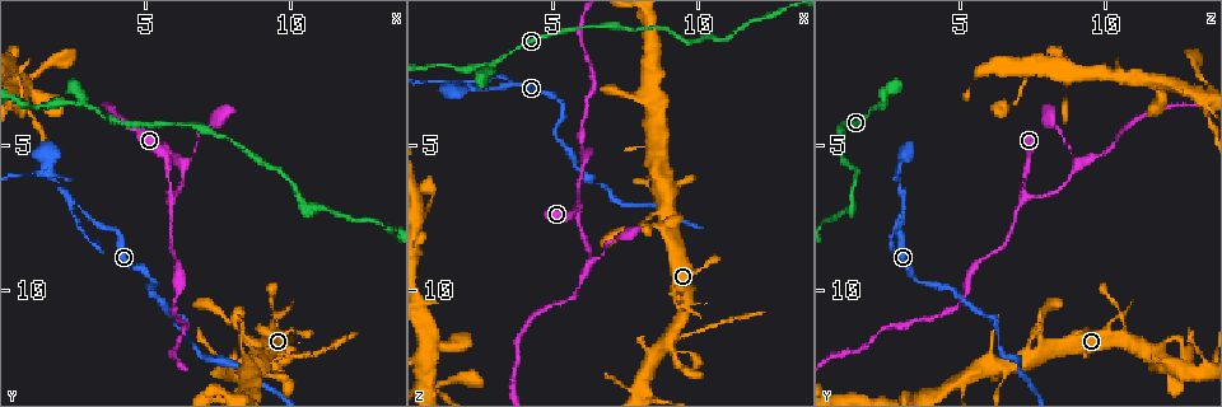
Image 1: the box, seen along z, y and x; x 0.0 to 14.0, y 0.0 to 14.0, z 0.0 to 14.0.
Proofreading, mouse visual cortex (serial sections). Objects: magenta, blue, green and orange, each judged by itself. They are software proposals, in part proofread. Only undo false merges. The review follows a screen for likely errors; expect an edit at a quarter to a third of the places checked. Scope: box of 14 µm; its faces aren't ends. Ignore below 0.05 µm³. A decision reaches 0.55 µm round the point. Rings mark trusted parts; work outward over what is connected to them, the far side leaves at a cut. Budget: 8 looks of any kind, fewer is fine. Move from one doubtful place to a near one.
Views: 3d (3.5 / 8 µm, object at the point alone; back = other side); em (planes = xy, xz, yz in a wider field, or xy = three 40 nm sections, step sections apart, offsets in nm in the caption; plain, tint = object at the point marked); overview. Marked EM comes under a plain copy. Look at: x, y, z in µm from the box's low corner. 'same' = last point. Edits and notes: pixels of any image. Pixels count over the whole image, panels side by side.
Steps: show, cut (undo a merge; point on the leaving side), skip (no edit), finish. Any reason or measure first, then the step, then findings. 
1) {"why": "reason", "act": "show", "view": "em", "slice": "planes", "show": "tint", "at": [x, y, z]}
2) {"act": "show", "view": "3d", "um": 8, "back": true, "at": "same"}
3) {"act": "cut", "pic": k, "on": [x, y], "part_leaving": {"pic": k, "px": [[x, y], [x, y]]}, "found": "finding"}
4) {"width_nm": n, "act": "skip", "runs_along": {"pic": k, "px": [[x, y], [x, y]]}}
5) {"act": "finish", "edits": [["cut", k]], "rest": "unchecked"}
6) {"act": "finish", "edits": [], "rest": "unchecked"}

{"why": "thick turns thin", "act": "show", "view": "3d", "um": 3.5, "at": [1.6, 5.9, 3.0]}

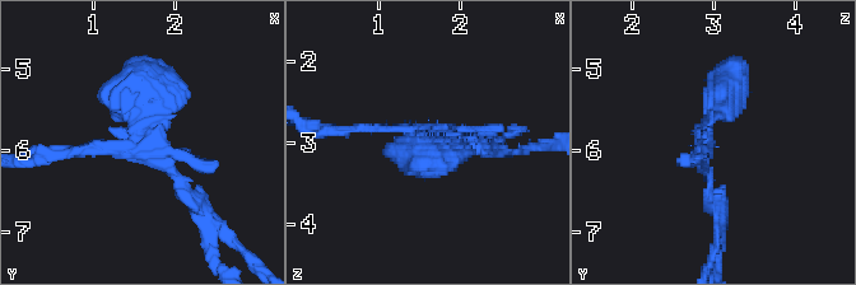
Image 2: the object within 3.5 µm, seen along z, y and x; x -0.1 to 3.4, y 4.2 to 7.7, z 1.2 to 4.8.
{"why": "need the tissue", "act": "show", "view": "em", "slice": "xy", "step": 5, "show": "tint", "at": [1.65, 5.95, 2.90]}

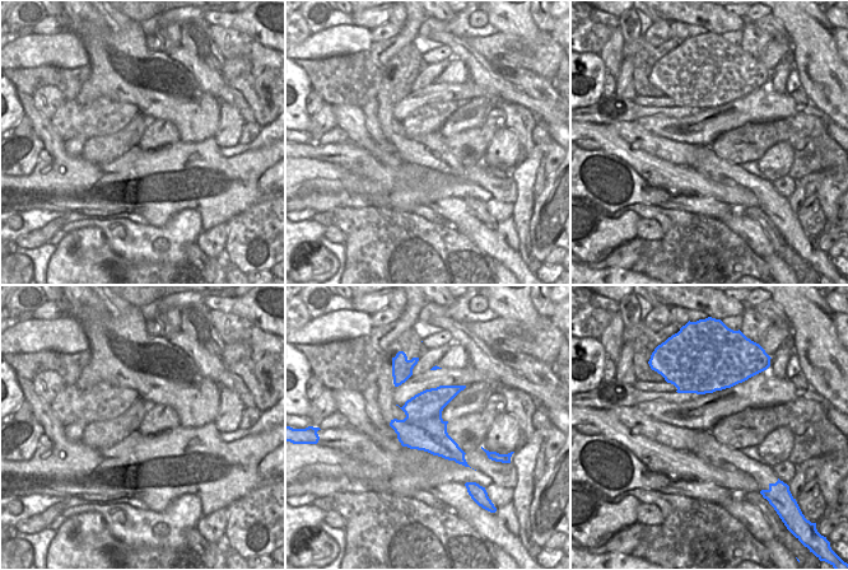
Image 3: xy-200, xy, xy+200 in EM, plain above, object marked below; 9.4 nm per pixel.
{"act": "cut", "pic": 2, "on": [163, 117], "part_leaving": {"pic": 2, "px": [[201, 206], [143, 148], [143, 117]]}, "found": "two cells meet here"}

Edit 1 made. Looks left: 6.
{"why": "three-way junction", "act": "show", "view": "3d", "um": 3.5, "back": true, "at": [3.1, 3.7, 2.1]}

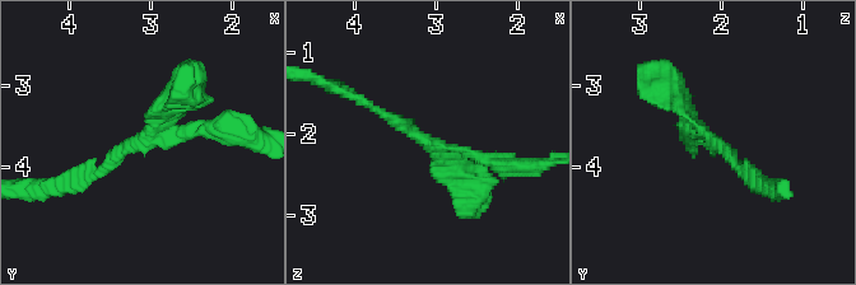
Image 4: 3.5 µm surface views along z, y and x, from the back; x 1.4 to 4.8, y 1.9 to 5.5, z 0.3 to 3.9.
{"why": "need the tissue", "act": "show", "view": "em", "slice": "xy", "step": 3, "show": "tint", "at": [3.00, 3.70, 2.15]}

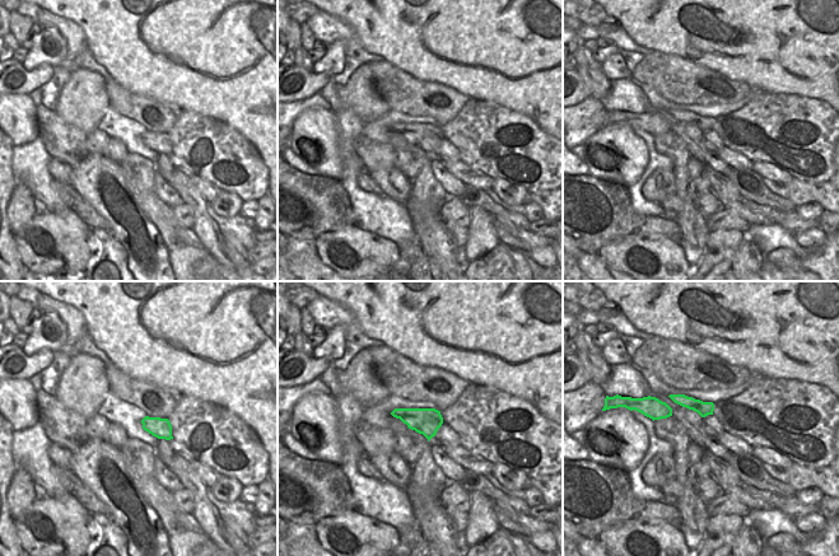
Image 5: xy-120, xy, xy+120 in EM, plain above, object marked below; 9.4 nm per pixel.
{"arm_widths_nm": [100, 200, 250], "act": "cut", "pic": 4, "on": [669, 99], "part_leaving": {"pic": 4, "px": [[703, 132], [661, 82], [638, 69]]}, "found": "a second cell is stuck on"}

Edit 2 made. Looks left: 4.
{"why": "see it whole again", "act": "show", "view": "overview"}

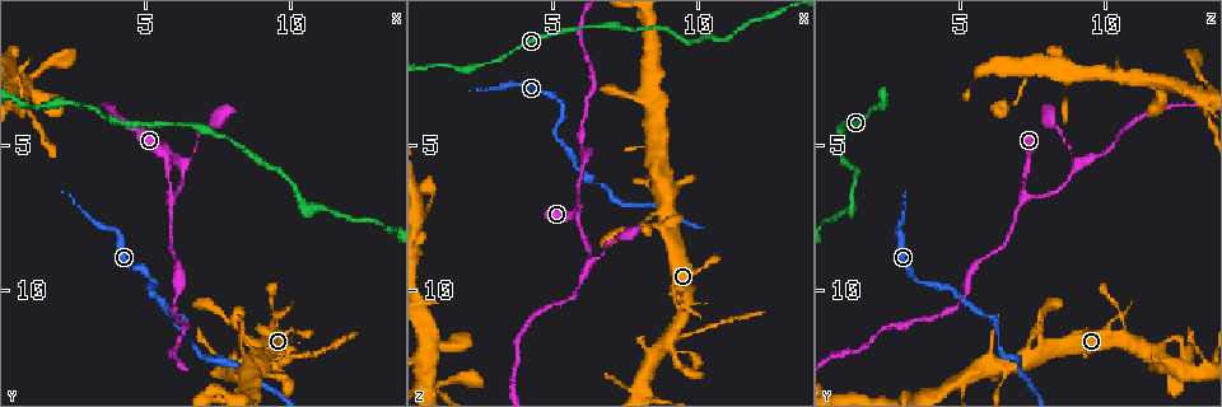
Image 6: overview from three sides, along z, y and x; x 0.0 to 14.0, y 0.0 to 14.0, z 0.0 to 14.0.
{"why": "calibre changes", "act": "show", "view": "3d", "um": 8, "back": true, "at": [5.8, 6.8, 7.2]}

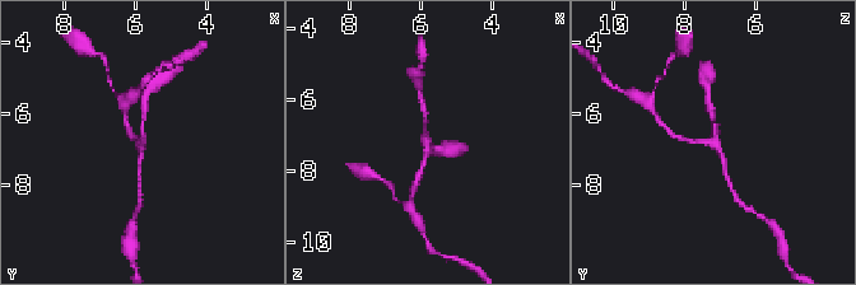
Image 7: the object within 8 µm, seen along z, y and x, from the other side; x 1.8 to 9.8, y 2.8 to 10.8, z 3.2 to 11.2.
{"arms": 3, "arm_widths_nm": [150, 150, 150], "act": "show", "view": "em", "slice": "xy", "step": 5, "show": "tint", "at": [5.8, 6.8, 7.2]}

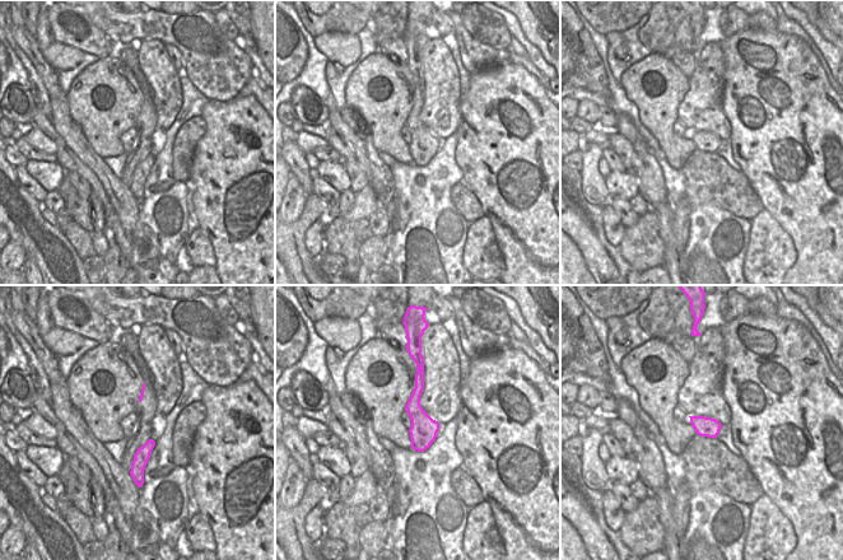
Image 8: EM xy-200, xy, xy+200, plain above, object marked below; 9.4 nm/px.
{"act": "skip", "runs_along": {"pic": 8, "px": [[420, 373], [415, 395], [420, 448]]}, "found": "one cell here"}

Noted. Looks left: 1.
{"act": "finish", "edits": [["cut", 2], ["cut", 4]], "rest": "unchecked"}

